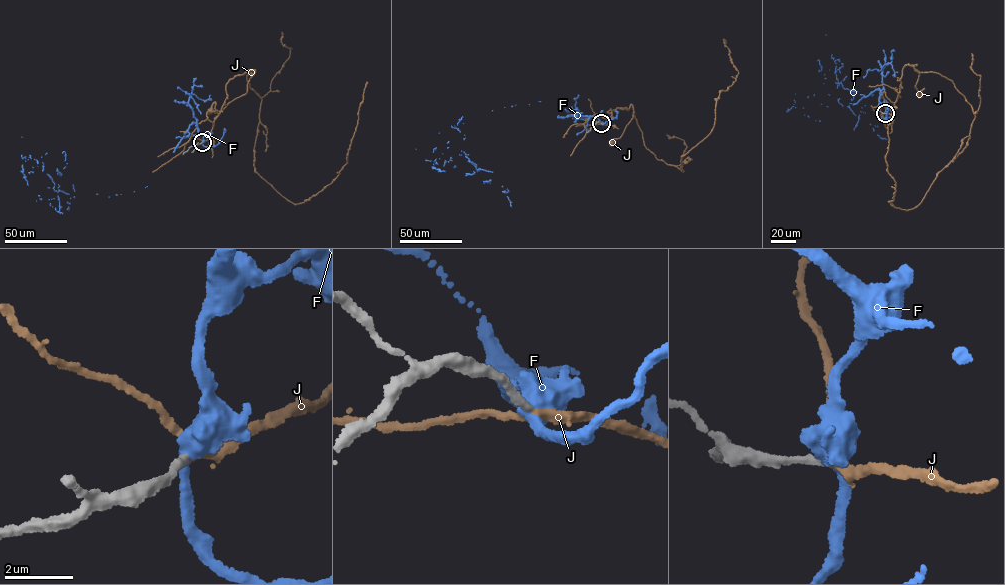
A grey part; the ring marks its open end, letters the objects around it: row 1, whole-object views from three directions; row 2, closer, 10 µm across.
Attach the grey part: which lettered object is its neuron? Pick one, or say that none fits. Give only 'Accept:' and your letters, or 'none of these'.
Accept: J

